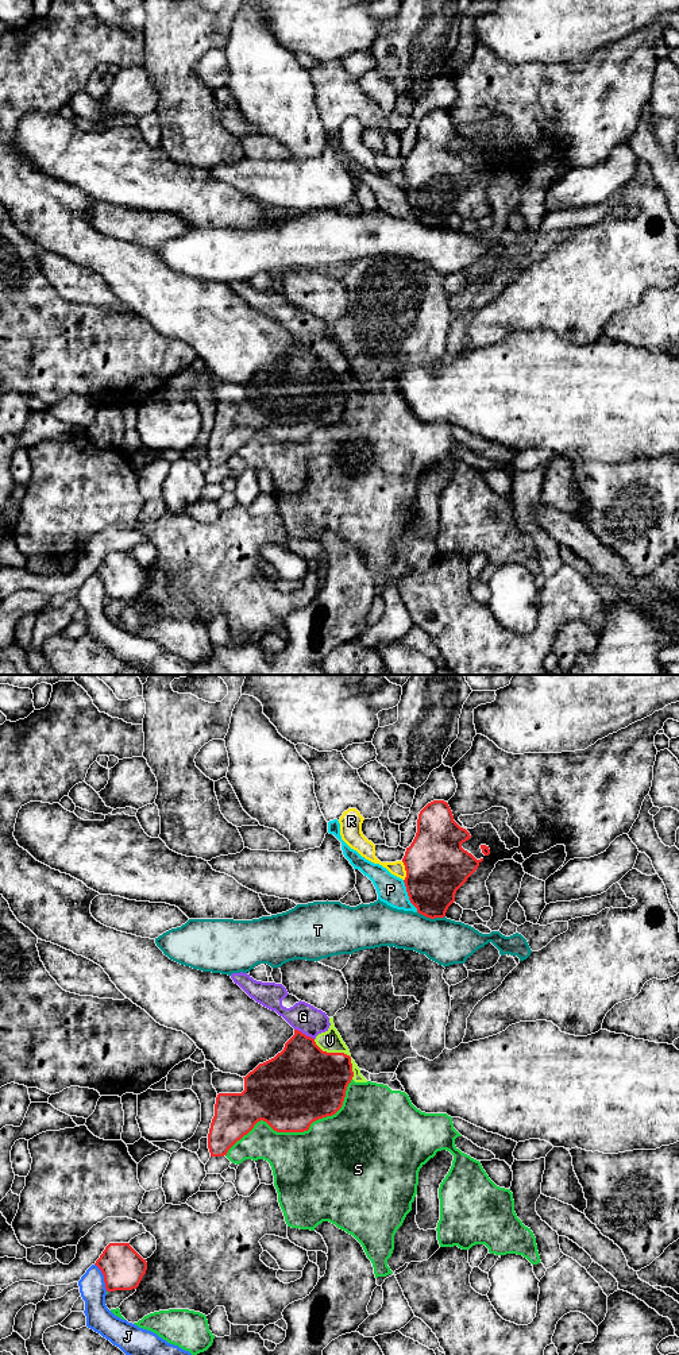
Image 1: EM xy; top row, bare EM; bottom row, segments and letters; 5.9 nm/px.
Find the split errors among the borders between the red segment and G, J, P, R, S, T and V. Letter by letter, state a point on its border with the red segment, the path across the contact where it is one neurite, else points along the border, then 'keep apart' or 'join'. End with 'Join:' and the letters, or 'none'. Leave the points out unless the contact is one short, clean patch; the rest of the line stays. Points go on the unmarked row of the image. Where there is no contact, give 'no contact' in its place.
G: xy (304, 343) | along xy (294, 338), (313, 348) | keep apart
J: xy (104, 586) | keep apart
P: xy (408, 204) | along xy (402, 189), (408, 208), (417, 220) | keep apart
R: xy (405, 178) | along xy (401, 170), (405, 178), (404, 189) | keep apart
S: xy (296, 440) | keep apart
T: xy (431, 227) | keep apart
V: xy (342, 362) | keep apart
Join: none

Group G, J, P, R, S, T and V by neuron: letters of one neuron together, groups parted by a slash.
G V / J / P / R / S / T

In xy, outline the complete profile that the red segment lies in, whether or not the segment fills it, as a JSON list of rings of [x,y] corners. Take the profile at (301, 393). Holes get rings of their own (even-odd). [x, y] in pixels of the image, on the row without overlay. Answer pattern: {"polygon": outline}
{"polygon": [[[298,339],[274,367],[259,372],[244,387],[242,402],[219,402],[208,443],[211,466],[228,459],[263,429],[277,441],[304,441],[319,428],[335,424],[343,414],[354,386],[351,366],[323,360],[313,347]]]}

